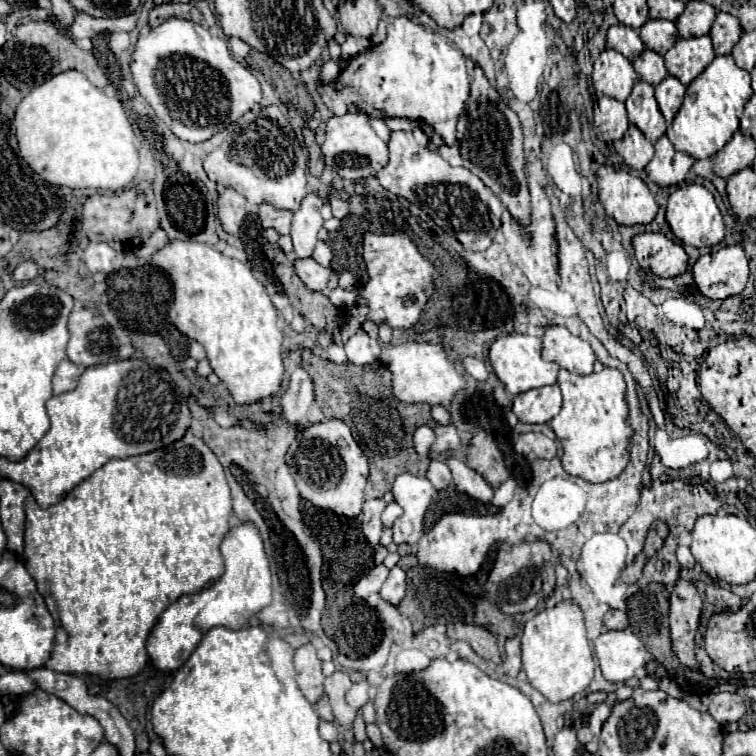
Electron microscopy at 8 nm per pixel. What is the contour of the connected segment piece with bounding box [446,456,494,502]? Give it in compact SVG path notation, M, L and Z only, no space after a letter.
M454 456L448 458L446 464L452 472L452 480L454 480L458 492L464 492L470 498L476 498L482 502L490 502L494 490L488 486L488 482L478 472L474 472L472 468L468 468L462 460L458 460Z

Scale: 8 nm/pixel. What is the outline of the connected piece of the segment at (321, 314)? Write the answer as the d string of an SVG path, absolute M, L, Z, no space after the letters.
M266 244L264 252L268 260L274 266L274 274L278 276L284 294L292 302L296 310L316 328L324 332L334 332L340 326L340 312L338 308L322 294L322 292L312 292L308 290L300 278L294 272L294 264L290 258L280 250L278 244Z

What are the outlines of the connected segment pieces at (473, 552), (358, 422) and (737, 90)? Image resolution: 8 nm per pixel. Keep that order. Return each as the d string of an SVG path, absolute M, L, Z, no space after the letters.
M516 488L514 498L492 516L466 516L466 514L444 514L430 532L418 540L418 562L440 572L458 572L460 576L472 576L480 570L488 548L494 542L520 544L524 540L540 538L538 528L530 516L532 496L526 488Z
M310 350L302 352L302 368L314 380L316 402L326 414L326 418L342 420L350 430L360 448L364 450L370 462L368 476L368 498L382 498L386 490L390 490L394 478L402 472L410 472L416 476L426 476L430 458L420 456L414 450L412 434L418 426L426 424L436 428L438 422L430 416L428 404L406 404L400 402L392 394L392 374L382 362L356 366L356 364L334 364L320 356L314 356Z
M730 54L716 56L686 90L684 104L678 110L672 124L672 130L676 134L674 148L680 152L686 152L696 160L712 158L738 130L742 110L750 100L750 96L752 96L750 74L738 68Z

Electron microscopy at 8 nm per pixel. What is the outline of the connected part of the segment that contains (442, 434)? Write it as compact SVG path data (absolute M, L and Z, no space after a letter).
M448 424L448 426L438 426L434 432L436 432L438 438L436 438L434 446L432 446L432 454L430 454L430 458L436 458L440 452L456 450L456 448L460 446L460 438L458 438L456 428L454 428L452 424Z

